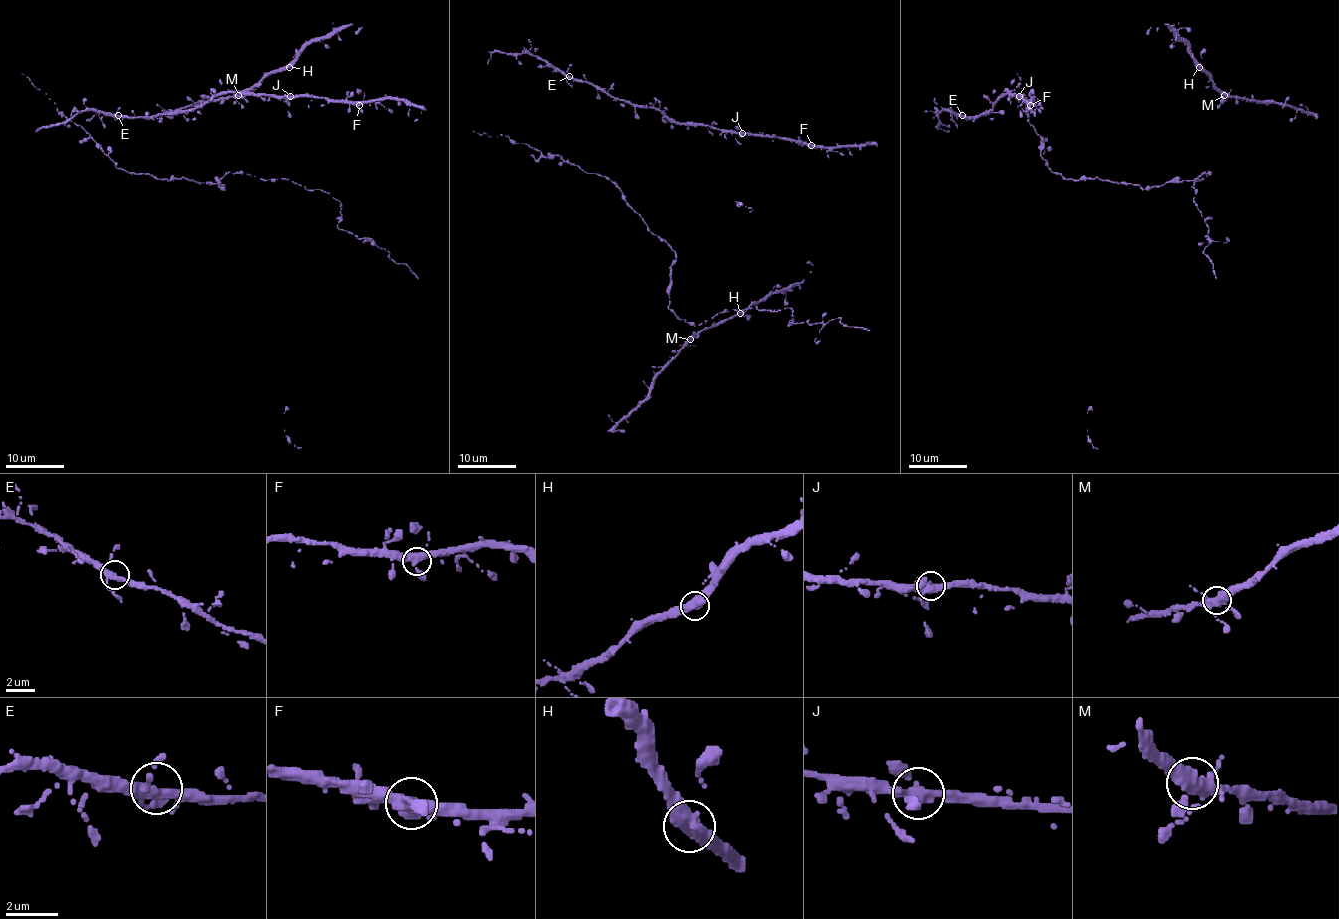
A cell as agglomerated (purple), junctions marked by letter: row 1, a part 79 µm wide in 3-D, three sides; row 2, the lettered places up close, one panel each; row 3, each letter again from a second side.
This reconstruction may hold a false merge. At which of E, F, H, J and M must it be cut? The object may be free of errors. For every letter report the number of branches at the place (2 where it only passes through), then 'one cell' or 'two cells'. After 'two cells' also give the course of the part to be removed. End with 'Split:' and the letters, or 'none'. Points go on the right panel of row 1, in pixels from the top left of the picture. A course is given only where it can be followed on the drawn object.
E: 5 | one cell
F: 4 | one cell
H: 3 | one cell
J: 4 | one cell
M: 5 | one cell
Split: none

